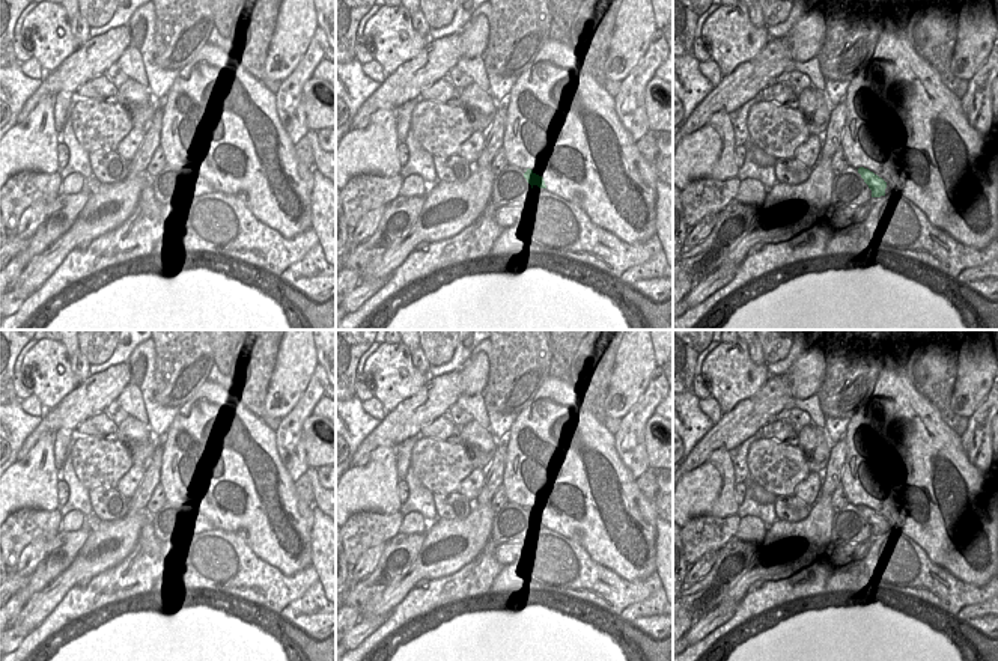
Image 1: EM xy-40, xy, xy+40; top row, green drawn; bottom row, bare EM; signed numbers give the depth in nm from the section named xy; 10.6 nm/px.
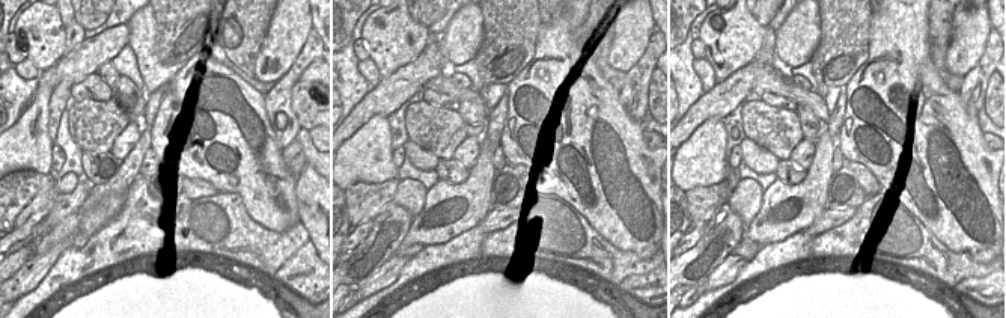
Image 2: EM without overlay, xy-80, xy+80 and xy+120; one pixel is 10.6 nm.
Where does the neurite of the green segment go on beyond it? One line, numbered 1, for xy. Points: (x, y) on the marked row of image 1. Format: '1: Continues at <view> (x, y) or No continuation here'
1: Continues at xy (536, 191).

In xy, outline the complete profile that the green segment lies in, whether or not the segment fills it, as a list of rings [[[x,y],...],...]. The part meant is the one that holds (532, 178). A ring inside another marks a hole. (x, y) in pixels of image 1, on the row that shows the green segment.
[[[527,169],[524,178],[533,188],[533,199],[542,196],[546,191],[546,185],[542,176],[536,175],[531,169]]]

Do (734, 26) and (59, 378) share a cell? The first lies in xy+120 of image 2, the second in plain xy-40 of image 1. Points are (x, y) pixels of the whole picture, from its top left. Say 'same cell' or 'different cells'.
same cell

